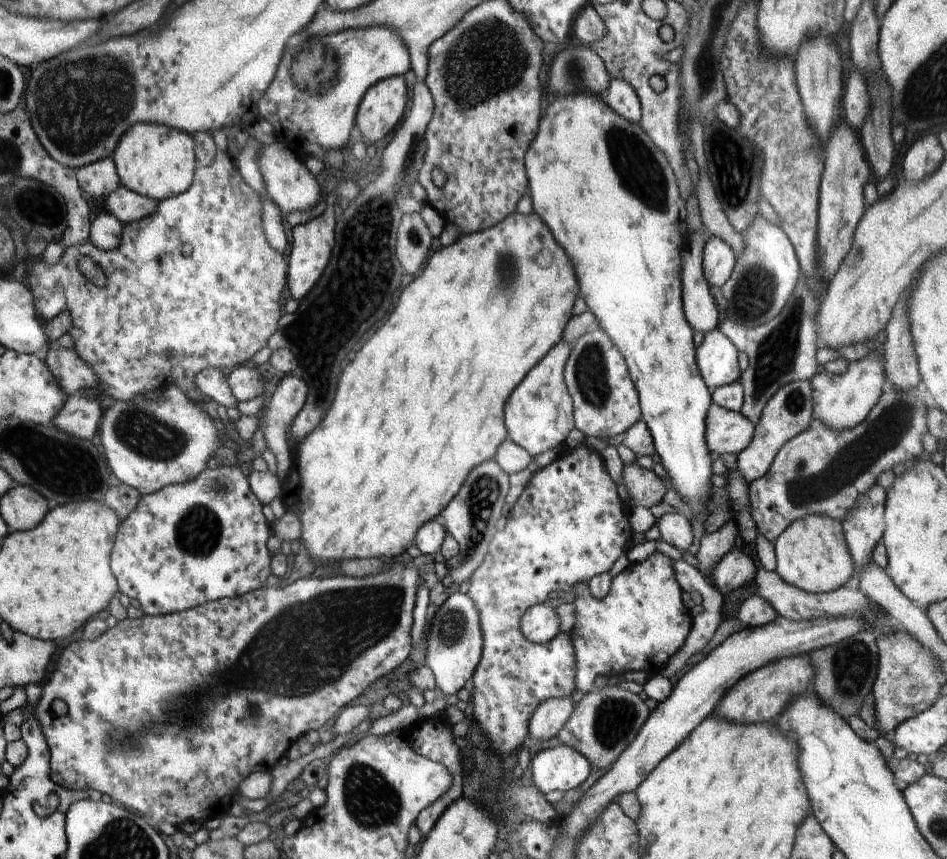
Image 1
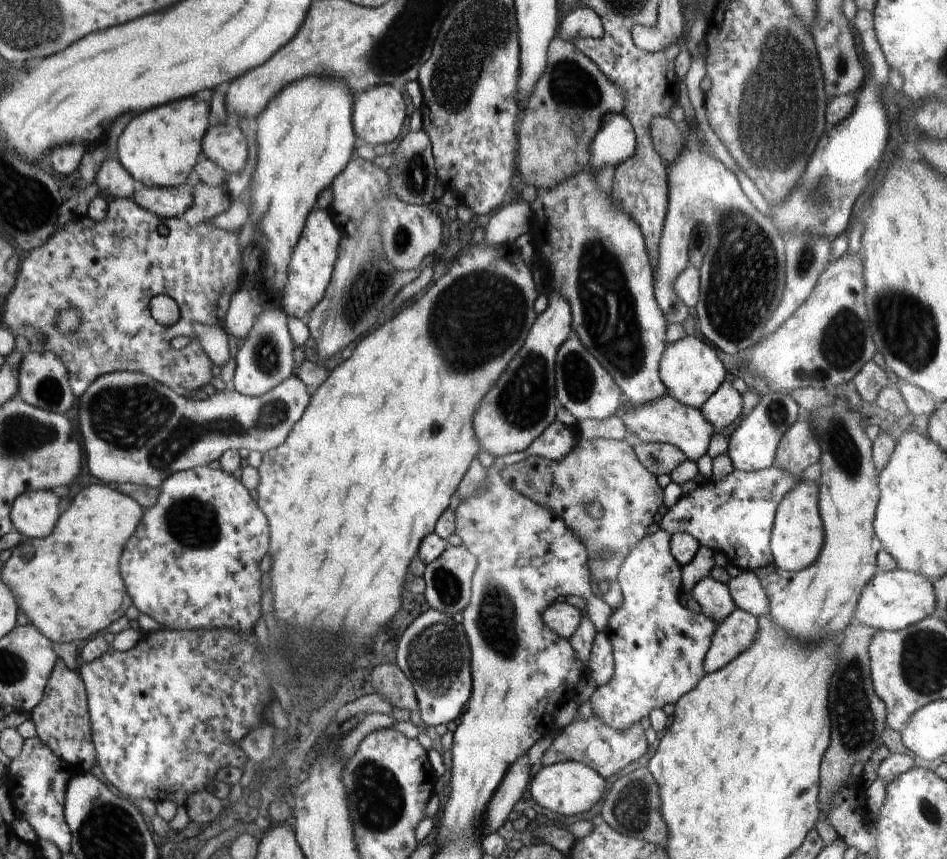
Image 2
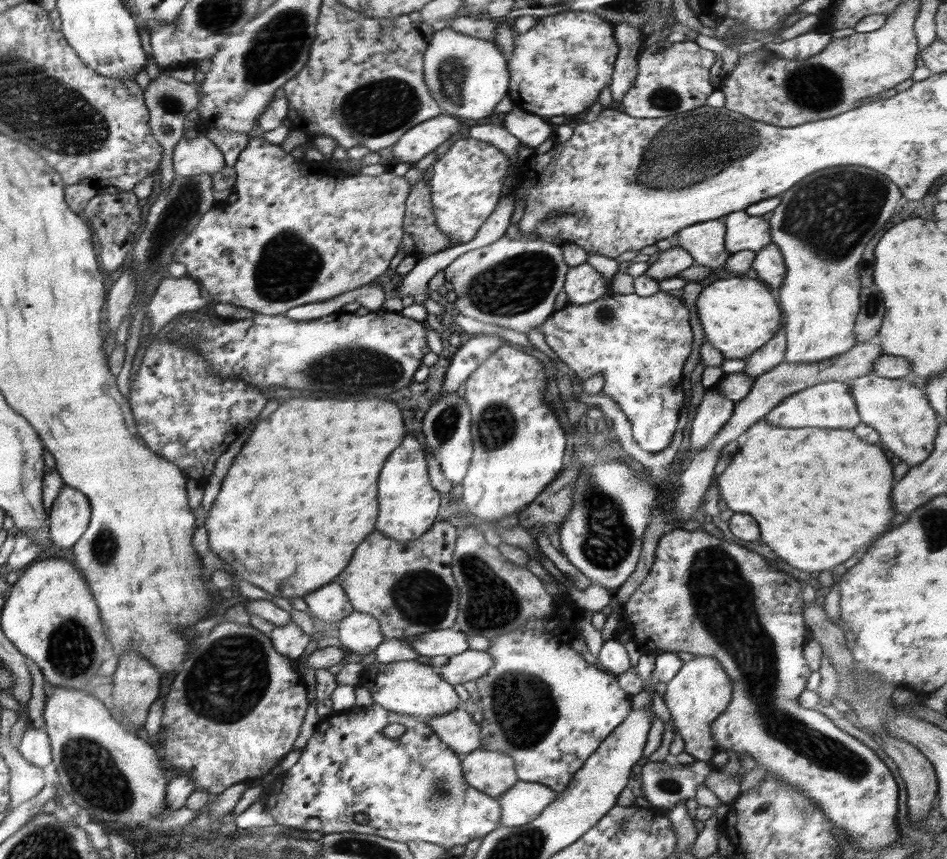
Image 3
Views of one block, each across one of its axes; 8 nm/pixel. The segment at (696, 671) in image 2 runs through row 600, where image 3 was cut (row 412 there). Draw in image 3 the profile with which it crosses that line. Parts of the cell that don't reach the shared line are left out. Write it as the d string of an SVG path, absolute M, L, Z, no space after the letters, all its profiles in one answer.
M609 287L607 291L583 307L566 304L554 311L542 324L546 344L557 354L579 380L588 380L595 374L604 377L603 392L610 395L632 427L633 439L645 451L662 452L672 441L678 428L678 418L684 407L684 388L682 370L692 348L692 327L689 323L688 309L679 296L660 290L652 296L636 293L618 294Z

